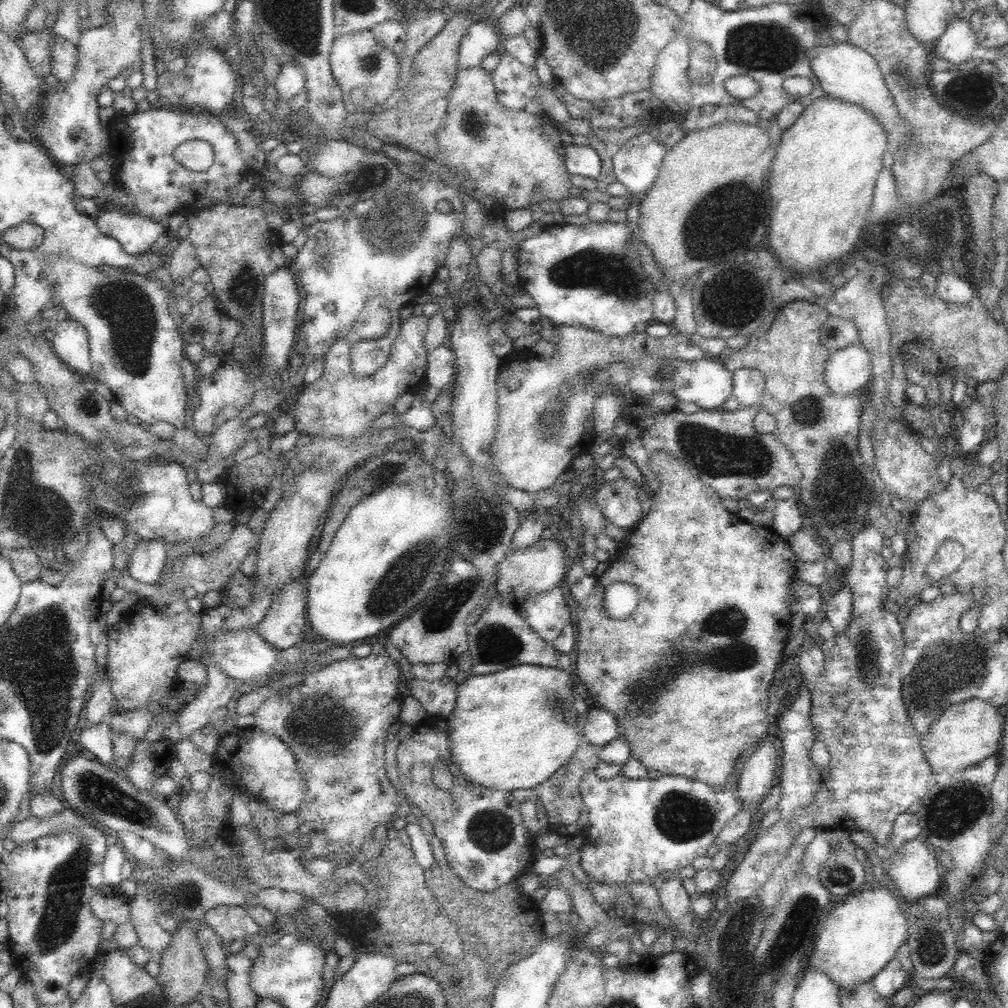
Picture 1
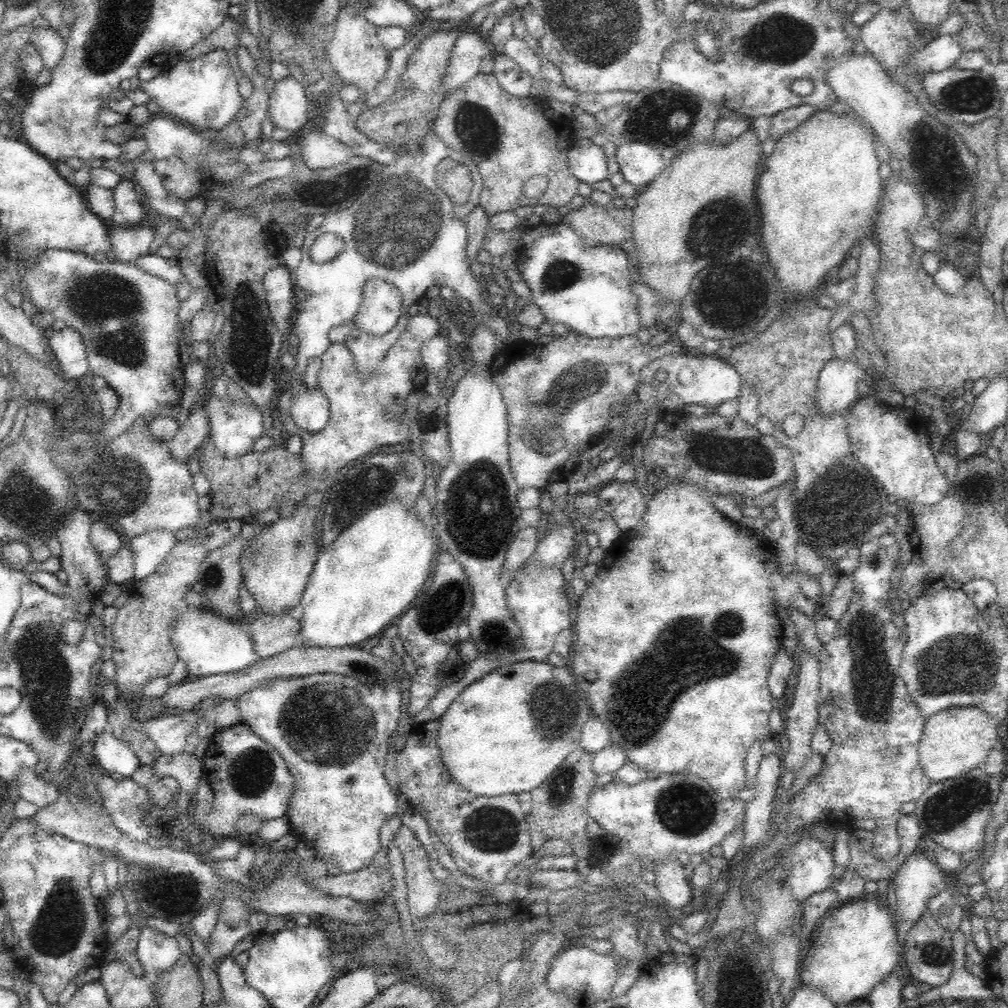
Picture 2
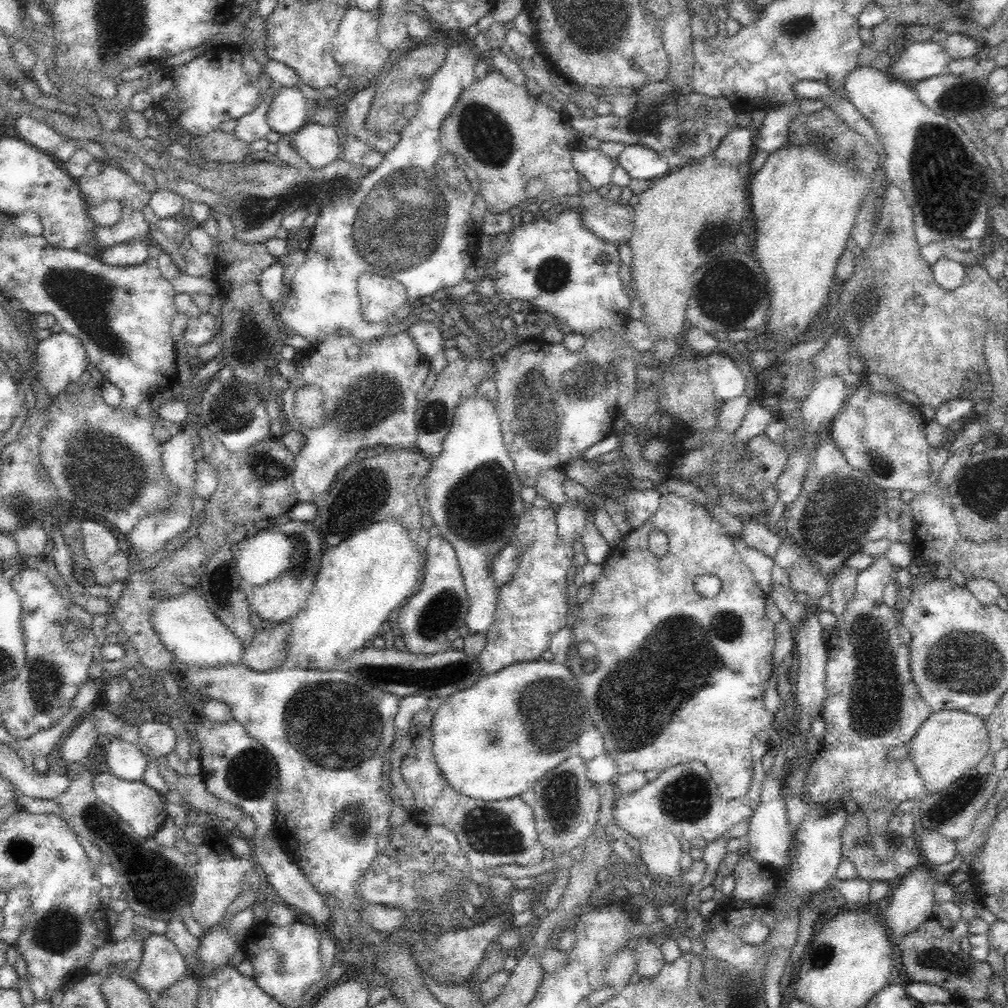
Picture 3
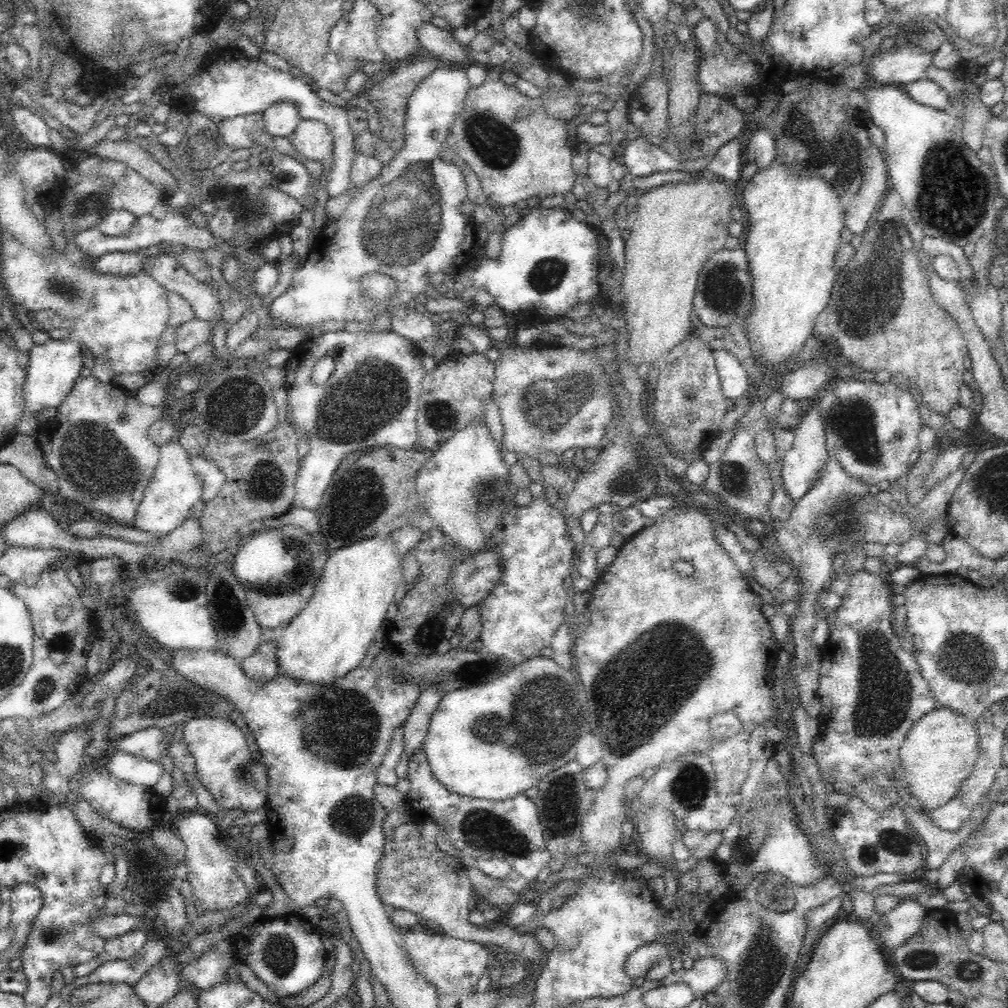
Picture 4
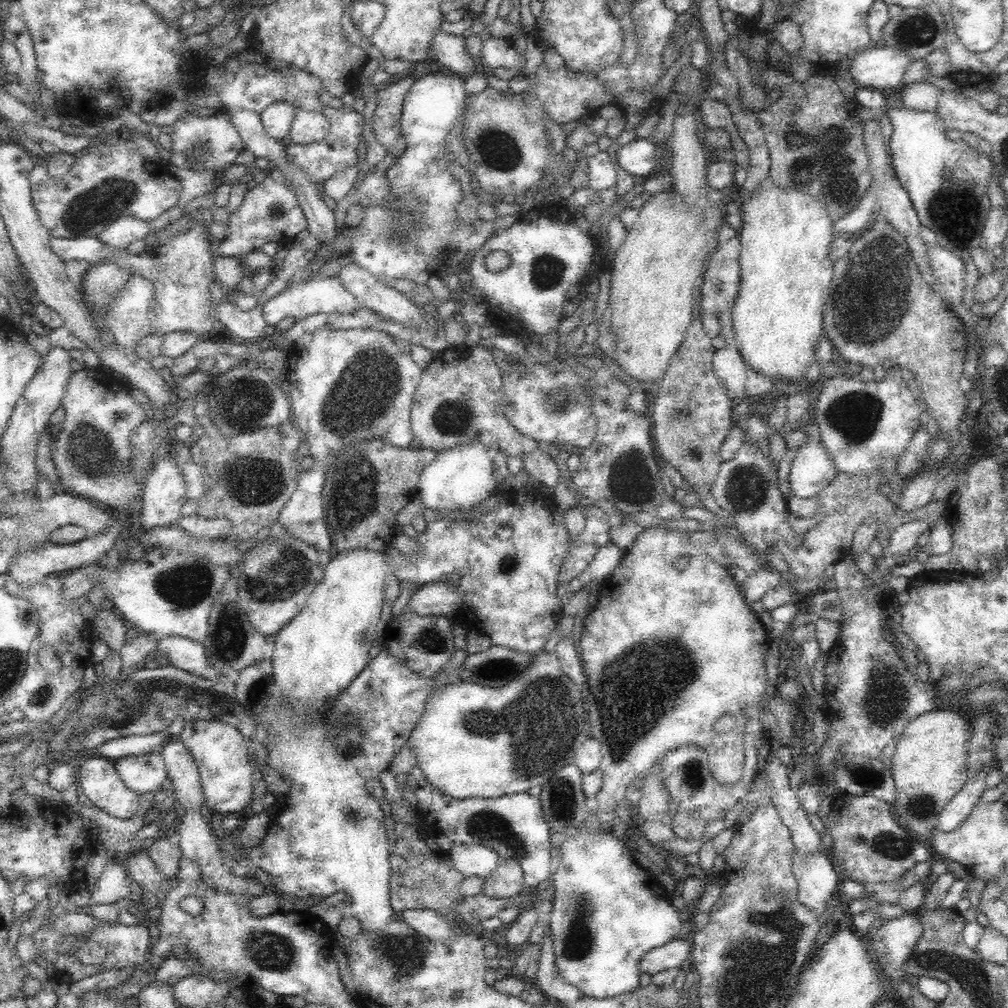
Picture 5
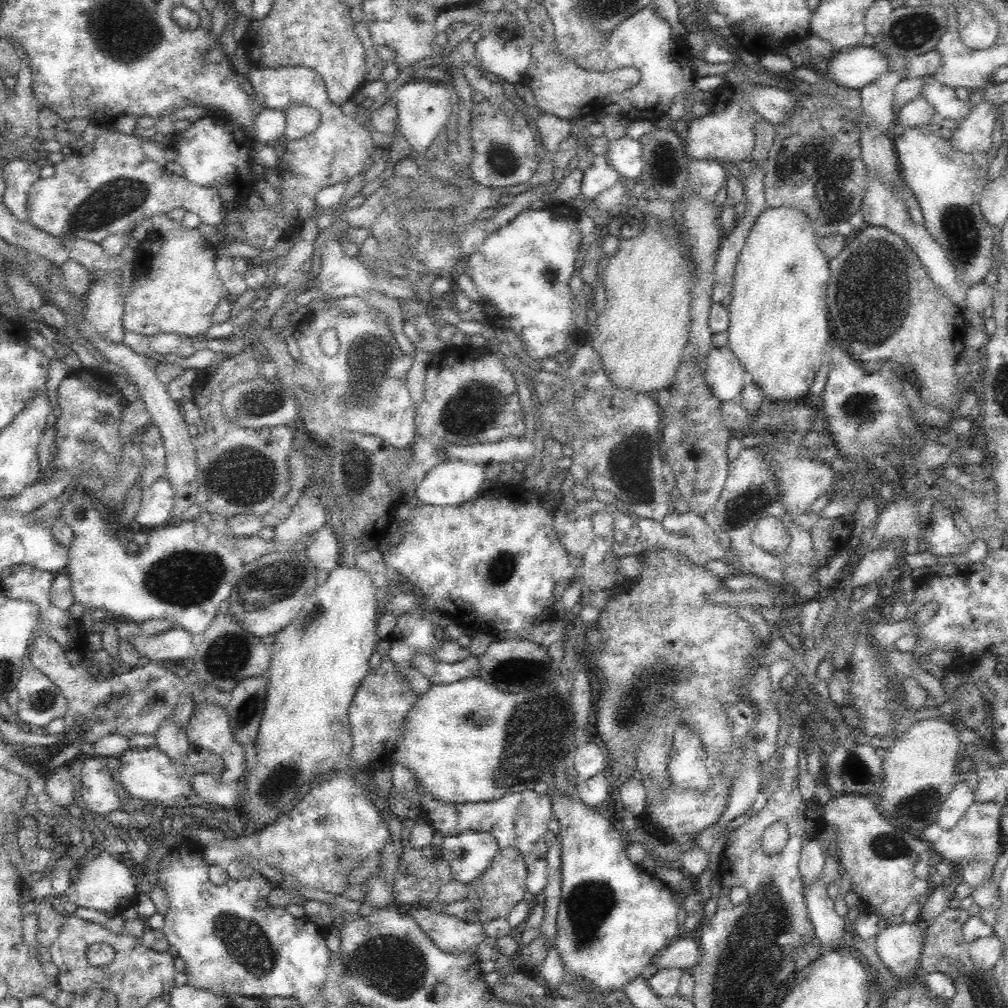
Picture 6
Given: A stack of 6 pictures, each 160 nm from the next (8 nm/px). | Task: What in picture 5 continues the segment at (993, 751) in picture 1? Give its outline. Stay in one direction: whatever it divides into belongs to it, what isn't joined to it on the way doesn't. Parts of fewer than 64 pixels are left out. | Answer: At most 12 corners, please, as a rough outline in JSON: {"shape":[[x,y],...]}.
{"shape":[[943,703],[891,758],[896,822],[928,843],[968,782],[969,727]]}

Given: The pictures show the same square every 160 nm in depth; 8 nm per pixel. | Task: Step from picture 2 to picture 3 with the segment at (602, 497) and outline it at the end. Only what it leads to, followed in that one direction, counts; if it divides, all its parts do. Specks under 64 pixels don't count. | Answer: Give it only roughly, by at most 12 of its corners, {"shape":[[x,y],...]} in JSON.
{"shape":[[634,490],[618,496],[630,527],[652,520],[660,508],[658,490]]}

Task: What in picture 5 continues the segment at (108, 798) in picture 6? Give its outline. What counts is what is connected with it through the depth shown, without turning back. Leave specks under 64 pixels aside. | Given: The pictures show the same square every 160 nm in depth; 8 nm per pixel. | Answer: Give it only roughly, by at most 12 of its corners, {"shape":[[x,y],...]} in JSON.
{"shape":[[92,756],[77,768],[84,794],[123,819],[141,794],[126,787],[114,763]]}

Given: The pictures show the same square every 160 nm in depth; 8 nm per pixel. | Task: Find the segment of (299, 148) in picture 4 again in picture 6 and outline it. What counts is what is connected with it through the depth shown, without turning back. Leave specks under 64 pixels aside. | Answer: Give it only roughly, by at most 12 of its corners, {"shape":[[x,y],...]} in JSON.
{"shape":[[304,104],[283,110],[283,139],[295,142],[315,135],[321,115]]}

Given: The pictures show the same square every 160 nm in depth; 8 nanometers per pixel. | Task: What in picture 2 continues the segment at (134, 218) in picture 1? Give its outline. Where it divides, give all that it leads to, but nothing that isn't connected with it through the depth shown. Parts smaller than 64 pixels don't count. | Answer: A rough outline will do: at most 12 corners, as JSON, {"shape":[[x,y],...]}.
{"shape":[[110,227],[111,259],[136,261],[149,254],[155,228]]}

